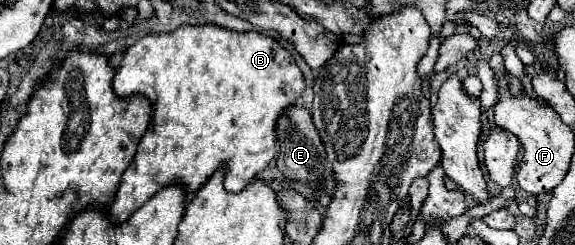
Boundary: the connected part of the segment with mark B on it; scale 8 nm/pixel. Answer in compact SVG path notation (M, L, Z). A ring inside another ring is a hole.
M182 26L170 34L148 34L130 46L116 68L112 88L120 100L134 94L146 96L154 108L150 134L144 134L140 140L136 156L130 168L122 174L116 198L108 208L110 222L122 224L158 190L178 184L188 196L192 196L220 168L226 170L226 192L242 192L242 188L246 188L276 156L276 120L284 108L300 98L304 78L290 58L290 52L270 36L260 32L230 32L220 26Z

